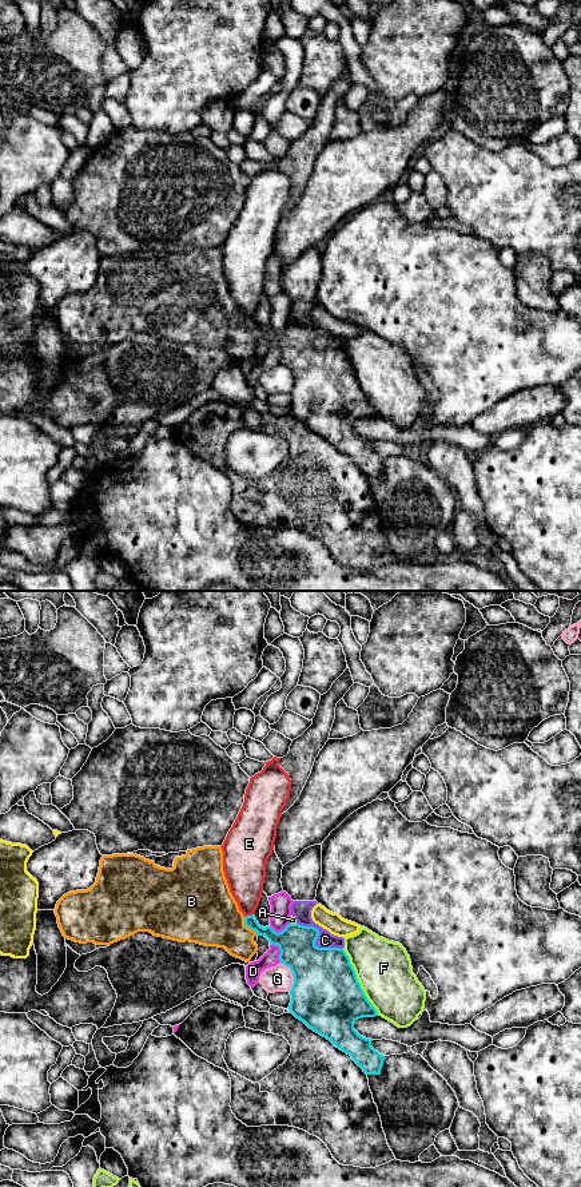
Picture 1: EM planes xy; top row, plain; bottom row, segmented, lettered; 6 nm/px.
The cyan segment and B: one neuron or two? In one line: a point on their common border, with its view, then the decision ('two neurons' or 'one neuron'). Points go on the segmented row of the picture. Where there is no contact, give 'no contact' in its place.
meets cyan in xy at (249, 927); one neuron

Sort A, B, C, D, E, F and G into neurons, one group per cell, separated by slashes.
A / B / C / D / E / F / G

